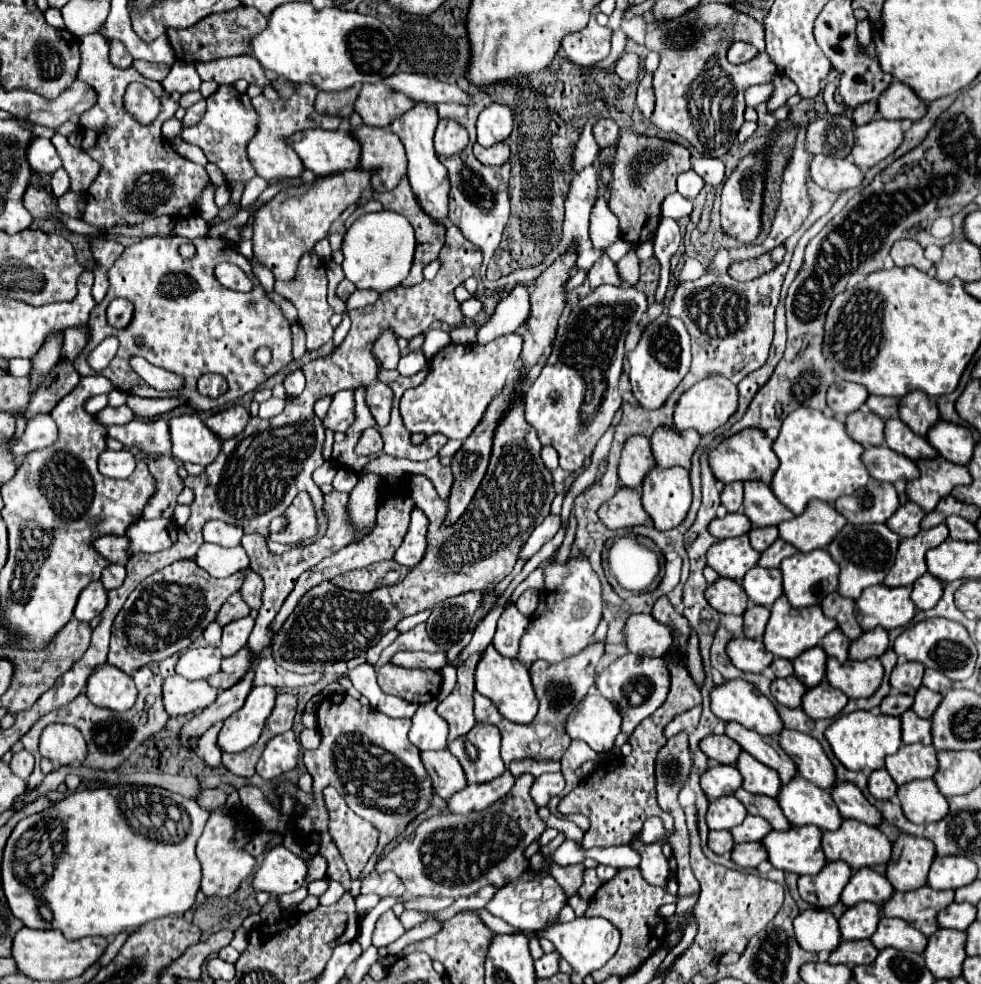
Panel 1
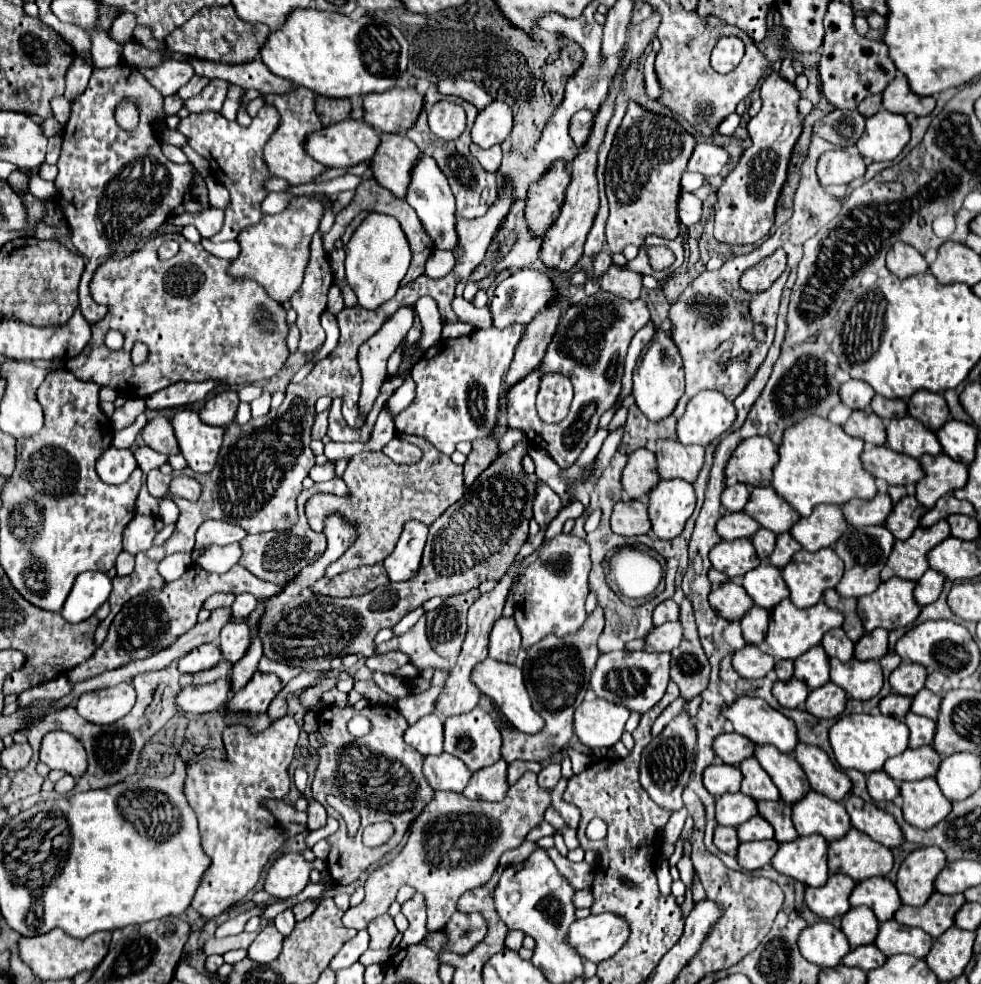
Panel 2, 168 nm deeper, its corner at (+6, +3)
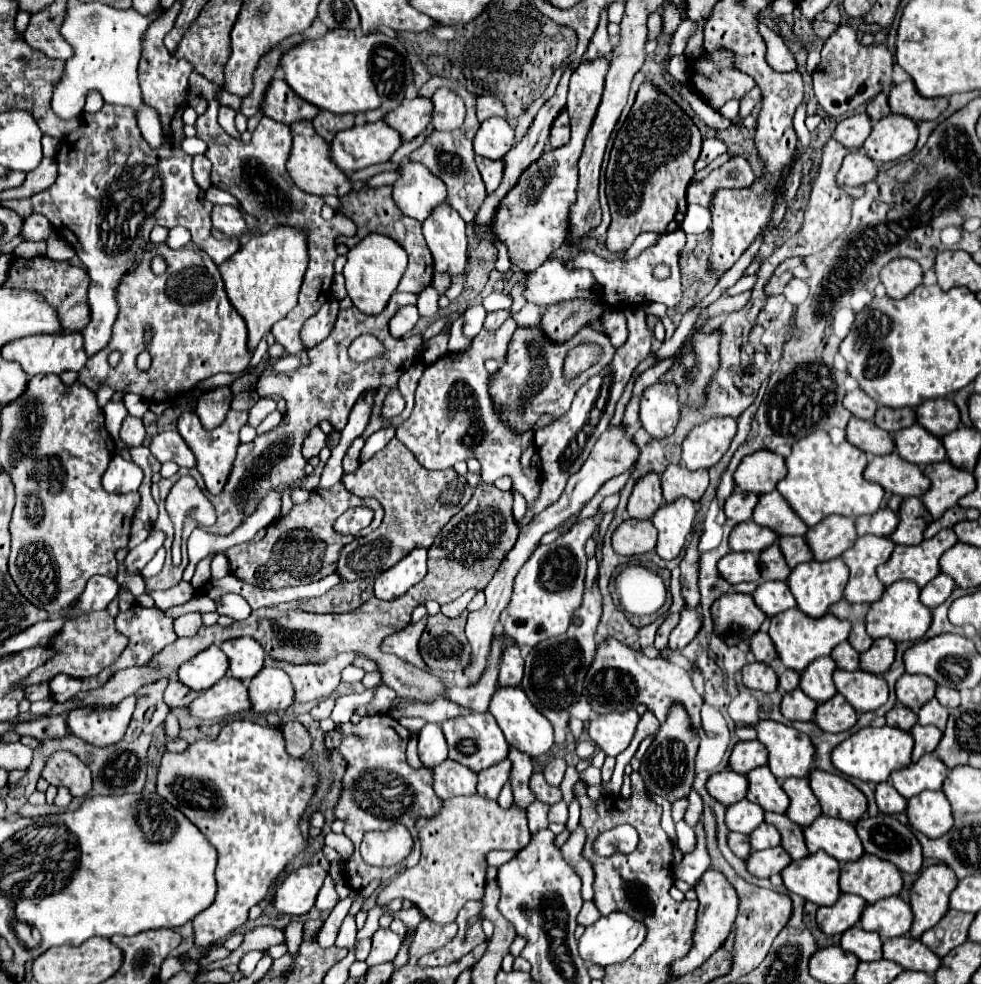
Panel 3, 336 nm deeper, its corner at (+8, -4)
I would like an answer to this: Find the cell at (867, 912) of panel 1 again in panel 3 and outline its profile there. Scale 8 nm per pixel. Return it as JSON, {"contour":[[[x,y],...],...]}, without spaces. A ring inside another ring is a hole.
{"contour":[[[851,927],[841,935],[841,947],[845,951],[855,953],[861,961],[877,961],[881,959],[881,937],[873,935],[869,931],[863,931],[861,927]]]}

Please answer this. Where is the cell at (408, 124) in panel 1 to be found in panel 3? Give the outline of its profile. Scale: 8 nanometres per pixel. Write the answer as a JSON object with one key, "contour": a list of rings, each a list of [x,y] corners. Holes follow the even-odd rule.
{"contour":[[[441,203],[439,207],[433,207],[429,219],[421,225],[435,269],[461,275],[467,265],[467,225],[461,215],[457,215],[447,203]]]}

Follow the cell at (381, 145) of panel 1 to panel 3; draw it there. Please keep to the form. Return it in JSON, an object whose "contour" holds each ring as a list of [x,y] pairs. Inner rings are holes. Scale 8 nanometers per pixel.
{"contour":[[[407,161],[401,165],[399,179],[393,183],[393,201],[403,215],[423,221],[429,211],[435,205],[445,203],[445,199],[445,183],[423,163]]]}

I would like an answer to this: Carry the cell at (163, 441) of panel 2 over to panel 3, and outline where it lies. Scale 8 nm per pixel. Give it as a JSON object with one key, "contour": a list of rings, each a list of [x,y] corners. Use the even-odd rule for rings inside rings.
{"contour":[[[177,431],[157,433],[149,443],[151,453],[161,461],[175,461],[179,467],[195,467],[195,457]]]}

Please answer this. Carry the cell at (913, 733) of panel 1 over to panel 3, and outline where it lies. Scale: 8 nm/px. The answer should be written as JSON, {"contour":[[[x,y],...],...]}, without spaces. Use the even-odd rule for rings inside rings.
{"contour":[[[913,725],[913,729],[911,729],[911,735],[913,735],[913,739],[915,739],[915,747],[913,747],[913,761],[919,761],[925,753],[931,753],[931,751],[935,751],[935,747],[939,745],[939,741],[941,741],[941,731],[937,729],[937,727],[933,727],[933,725]]]}

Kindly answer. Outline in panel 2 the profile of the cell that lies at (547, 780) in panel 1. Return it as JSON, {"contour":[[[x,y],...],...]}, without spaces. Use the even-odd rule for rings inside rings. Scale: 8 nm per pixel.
{"contour":[[[549,762],[539,772],[539,784],[543,788],[555,788],[559,778],[561,778],[561,764],[559,762]]]}

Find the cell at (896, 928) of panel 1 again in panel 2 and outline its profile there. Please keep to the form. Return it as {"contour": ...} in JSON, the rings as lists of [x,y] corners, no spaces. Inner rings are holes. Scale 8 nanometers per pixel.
{"contour":[[[889,920],[887,924],[879,924],[875,946],[885,956],[911,954],[915,958],[925,958],[933,948],[933,938],[919,928],[907,928],[895,920]]]}

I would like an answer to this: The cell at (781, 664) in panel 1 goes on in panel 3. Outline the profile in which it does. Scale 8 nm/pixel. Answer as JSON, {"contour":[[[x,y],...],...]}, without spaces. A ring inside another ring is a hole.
{"contour":[[[787,669],[781,677],[779,677],[779,685],[785,689],[785,691],[793,691],[799,687],[799,673],[793,671],[793,669]]]}

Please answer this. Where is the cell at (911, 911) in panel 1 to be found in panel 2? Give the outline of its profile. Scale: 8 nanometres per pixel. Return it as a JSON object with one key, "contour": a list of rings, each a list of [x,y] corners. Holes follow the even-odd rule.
{"contour":[[[935,892],[923,908],[905,908],[903,906],[895,914],[895,920],[899,924],[905,924],[905,926],[921,928],[927,934],[931,934],[933,938],[939,938],[945,930],[949,930],[953,926],[955,914],[961,910],[963,904],[965,904],[963,894],[943,896],[943,894]]]}

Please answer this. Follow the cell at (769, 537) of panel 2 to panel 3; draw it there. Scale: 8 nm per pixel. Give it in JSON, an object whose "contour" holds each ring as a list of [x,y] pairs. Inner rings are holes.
{"contour":[[[773,543],[771,547],[765,547],[765,551],[761,551],[759,567],[761,567],[761,579],[763,581],[771,581],[771,579],[785,581],[791,573],[777,543]]]}

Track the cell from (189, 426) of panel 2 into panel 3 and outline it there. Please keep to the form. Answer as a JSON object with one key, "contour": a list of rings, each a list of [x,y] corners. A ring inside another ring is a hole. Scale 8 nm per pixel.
{"contour":[[[231,409],[231,415],[227,415],[225,423],[217,429],[211,429],[211,431],[201,425],[199,417],[193,411],[183,411],[179,421],[177,421],[177,431],[185,439],[189,449],[193,451],[193,455],[197,459],[197,471],[201,473],[201,477],[207,485],[207,491],[213,493],[213,495],[221,493],[221,489],[227,481],[231,463],[235,459],[235,451],[237,451],[237,445],[239,445],[239,429],[245,423],[247,423],[247,411],[233,411],[233,409]]]}

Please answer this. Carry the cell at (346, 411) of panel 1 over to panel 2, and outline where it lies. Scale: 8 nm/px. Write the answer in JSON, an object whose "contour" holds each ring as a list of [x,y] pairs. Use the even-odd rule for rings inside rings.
{"contour":[[[321,412],[315,416],[315,424],[313,424],[313,432],[311,432],[311,438],[313,440],[321,440],[327,432],[327,416],[329,412]]]}

